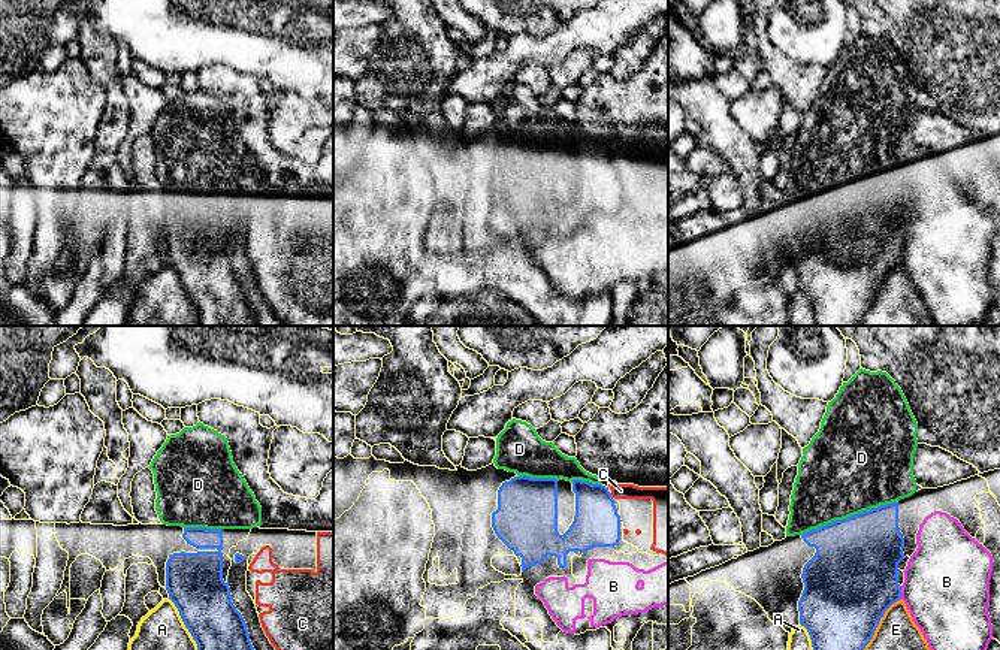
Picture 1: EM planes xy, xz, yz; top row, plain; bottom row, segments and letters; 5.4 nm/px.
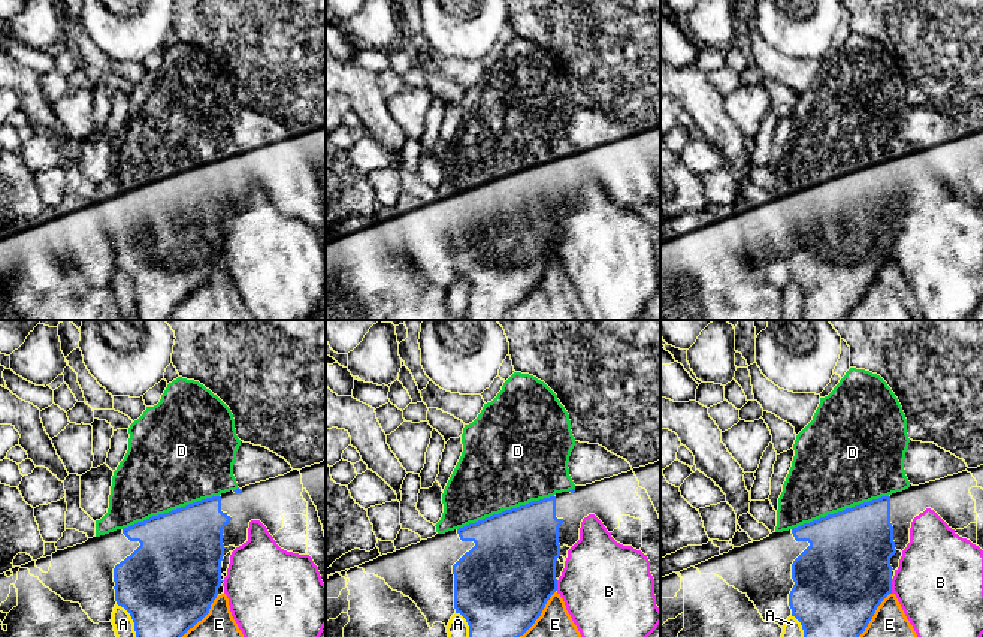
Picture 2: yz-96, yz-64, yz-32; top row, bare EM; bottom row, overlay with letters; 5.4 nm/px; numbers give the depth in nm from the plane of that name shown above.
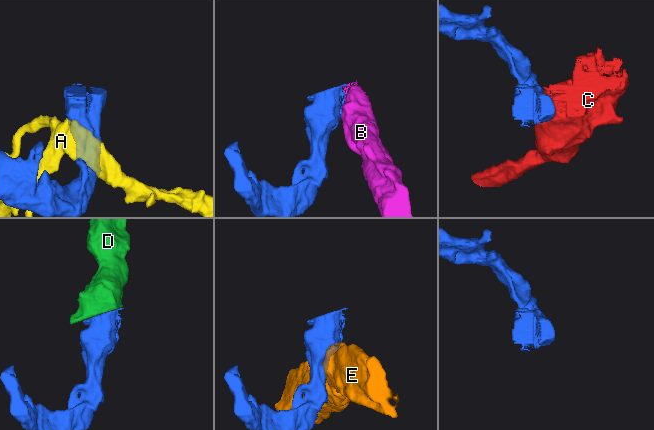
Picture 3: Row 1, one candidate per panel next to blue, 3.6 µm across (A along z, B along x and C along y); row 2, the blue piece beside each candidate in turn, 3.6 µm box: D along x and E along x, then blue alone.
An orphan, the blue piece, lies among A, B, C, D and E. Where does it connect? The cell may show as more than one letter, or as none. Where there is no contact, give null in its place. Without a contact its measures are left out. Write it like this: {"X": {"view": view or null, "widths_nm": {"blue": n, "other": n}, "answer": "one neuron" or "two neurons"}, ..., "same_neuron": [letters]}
{"A": {"view": "xy", "widths_nm": {"blue": 300, "other": 380}, "answer": "two neurons"}, "B": {"view": "yz", "widths_nm": {"blue": 460, "other": 460}, "answer": "two neurons"}, "C": {"view": "xz", "widths_nm": {"blue": 260, "other": 80}, "answer": "two neurons"}, "D": {"view": "yz", "widths_nm": {"blue": 460, "other": 480}, "answer": "one neuron"}, "E": {"view": "yz", "widths_nm": {"blue": 460, "other": 360}, "answer": "two neurons"}, "same_neuron": ["D"]}

